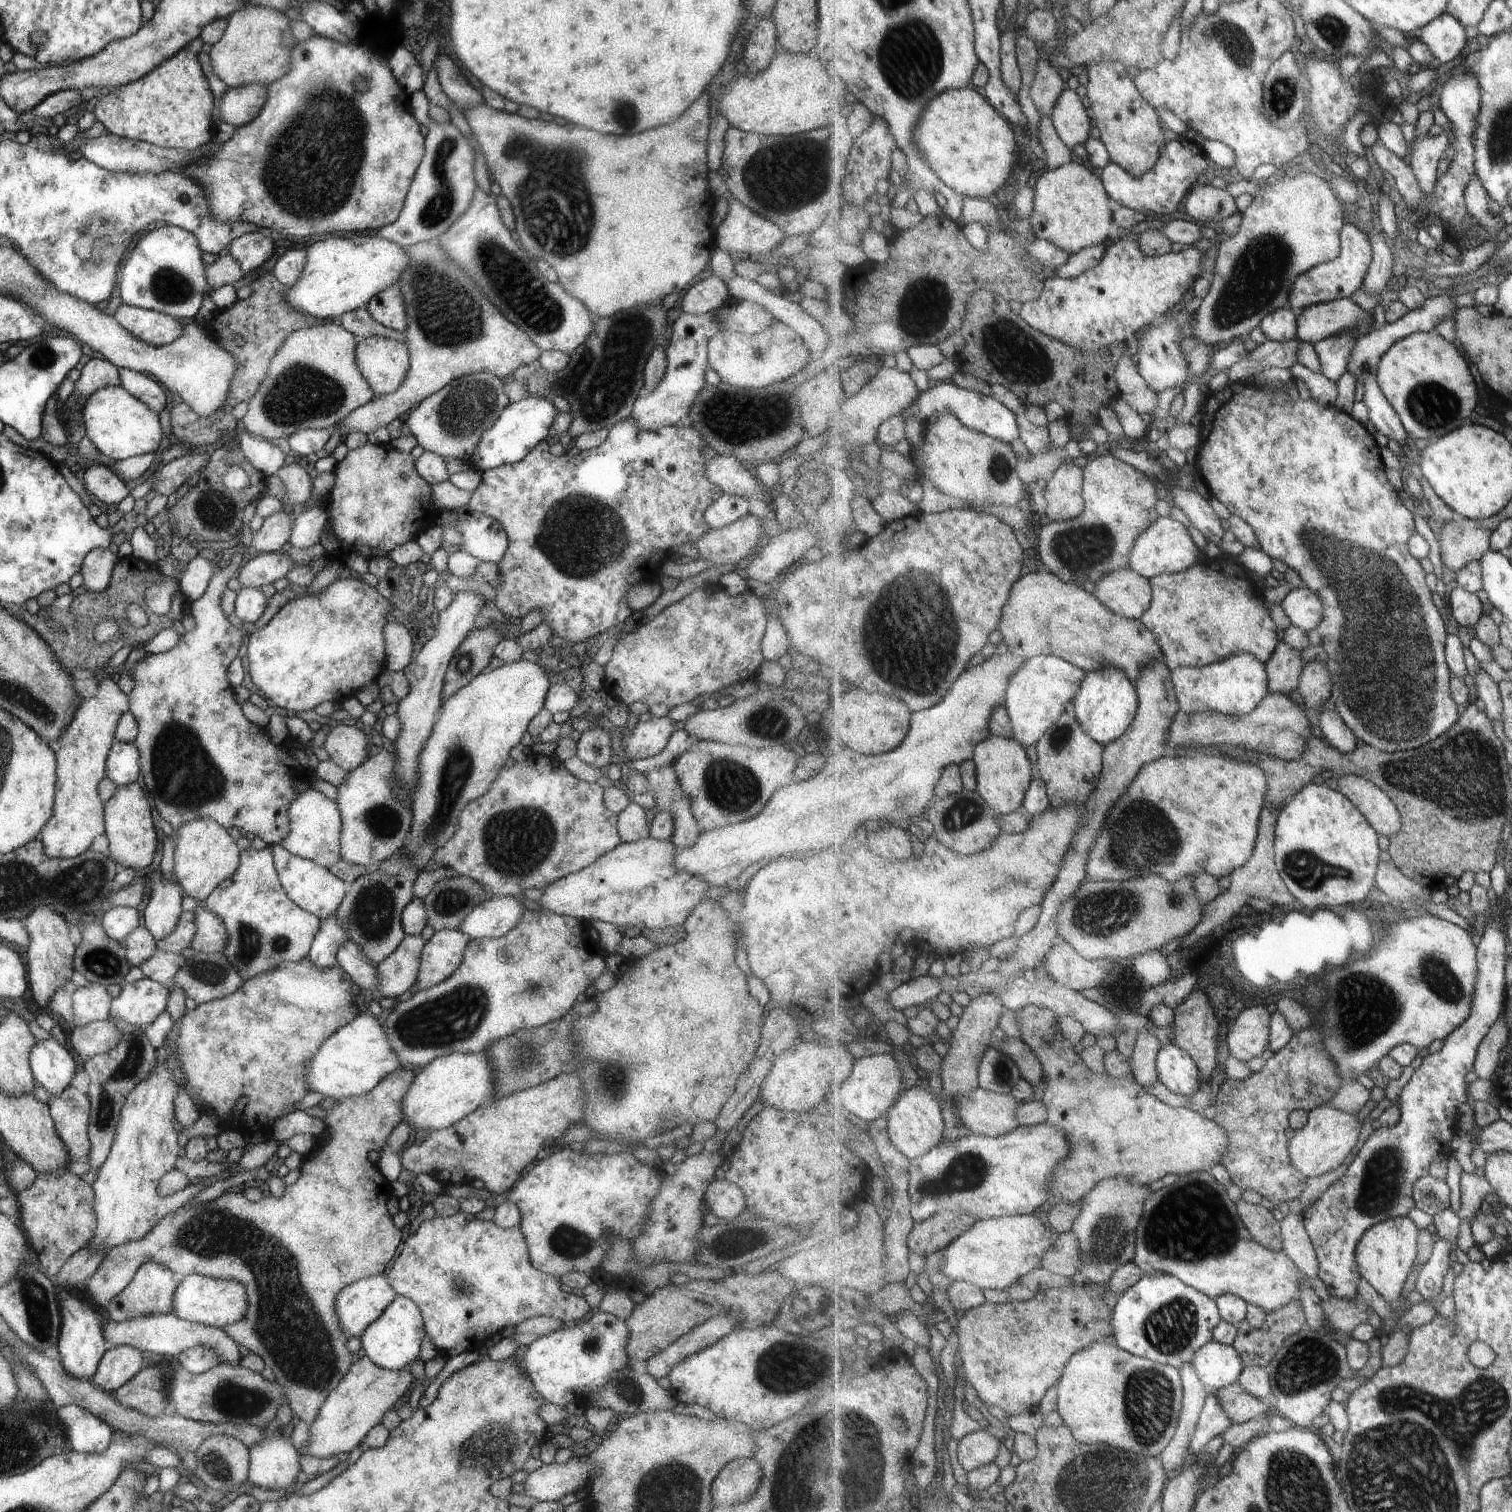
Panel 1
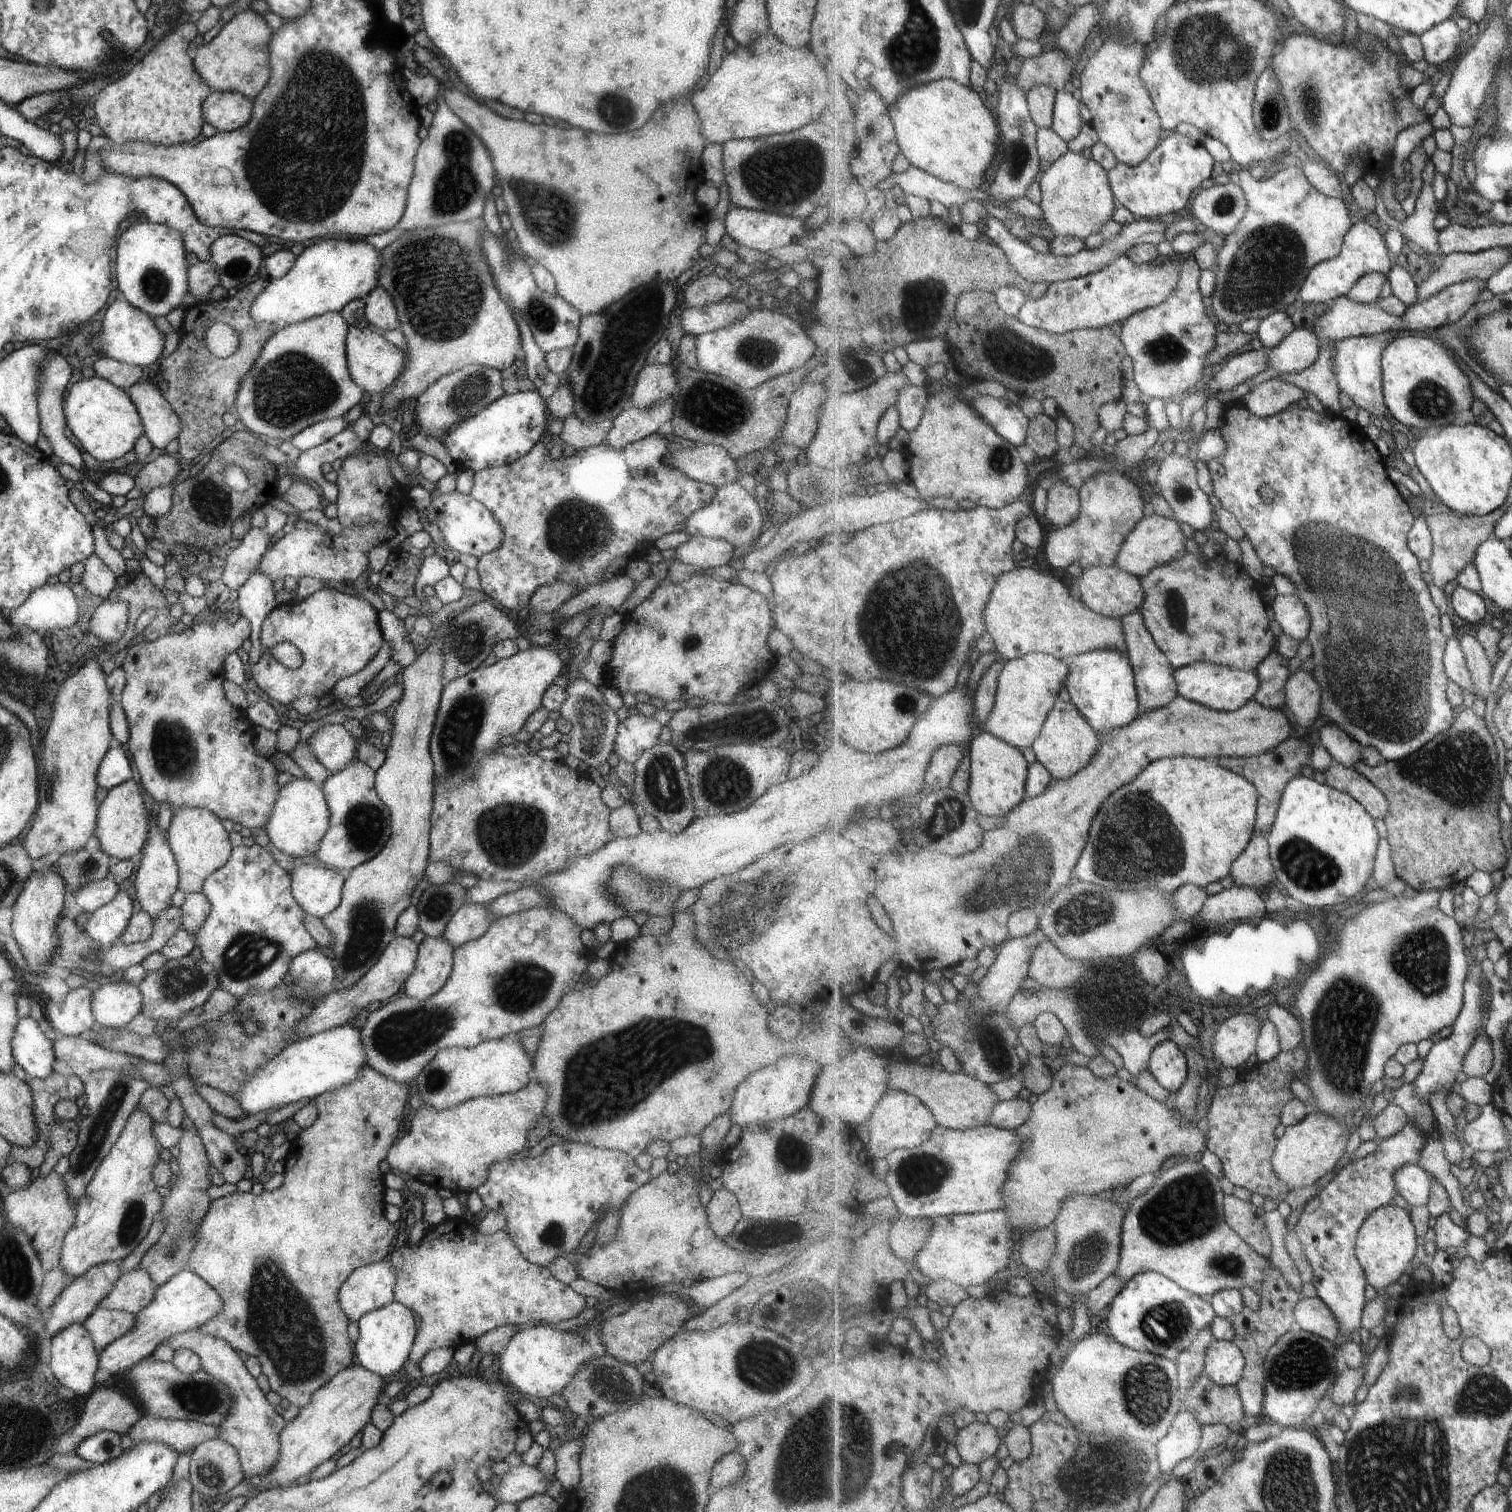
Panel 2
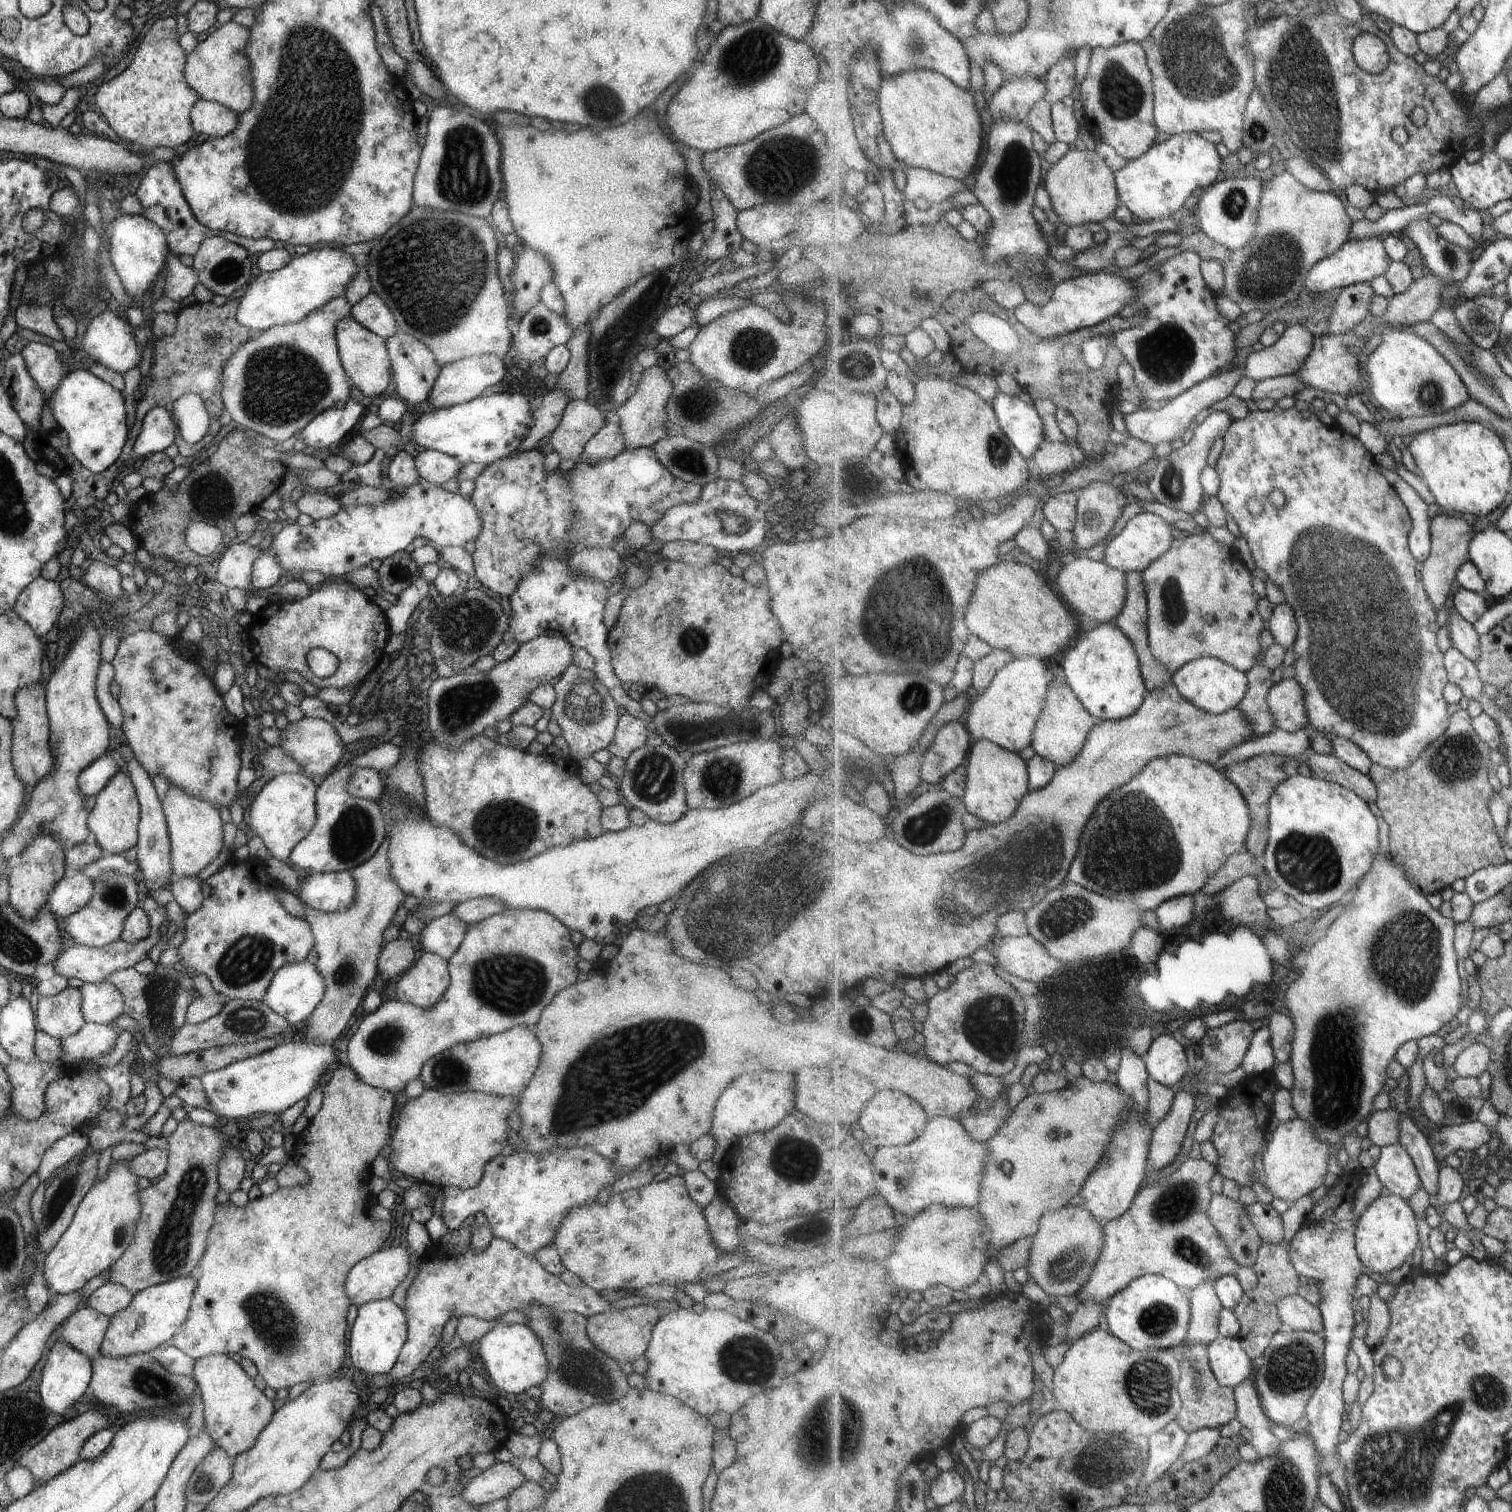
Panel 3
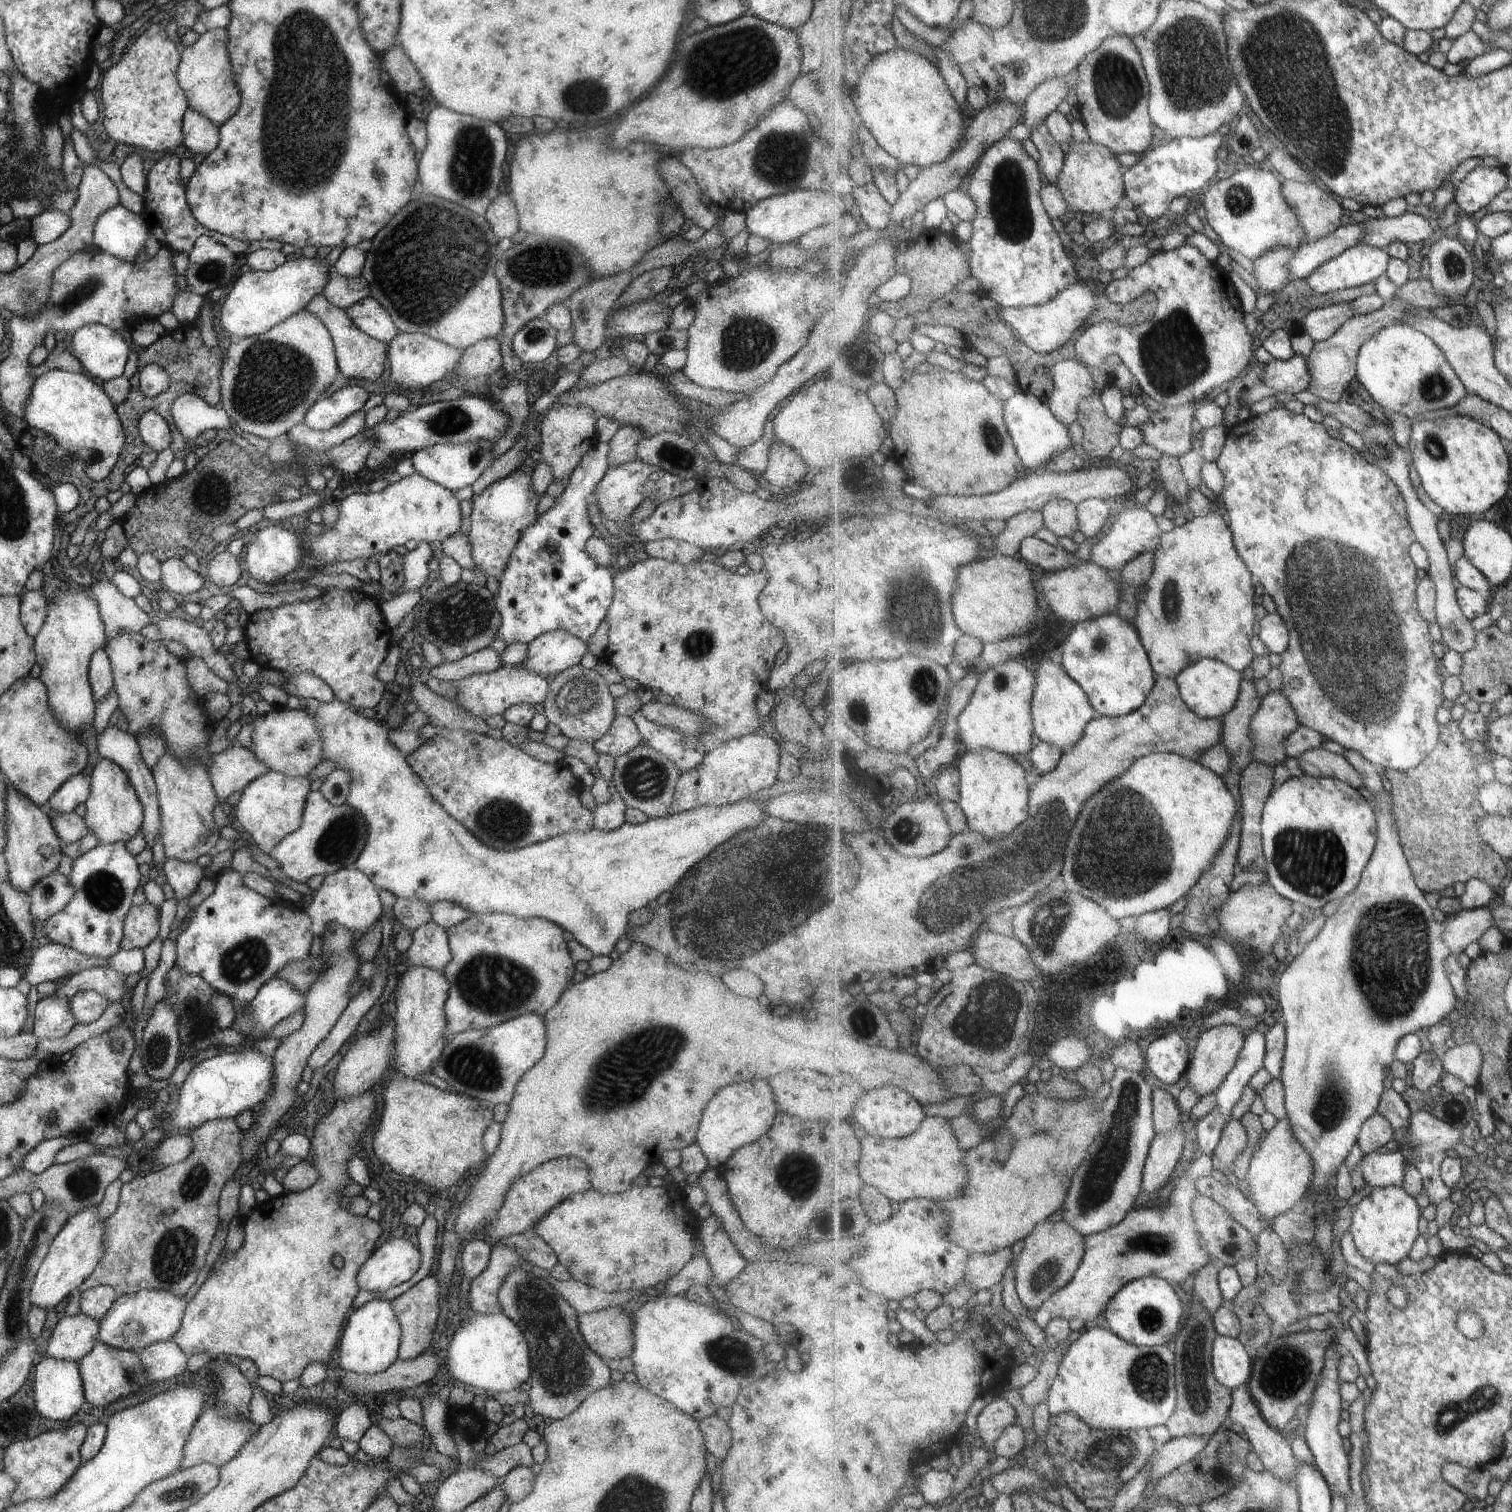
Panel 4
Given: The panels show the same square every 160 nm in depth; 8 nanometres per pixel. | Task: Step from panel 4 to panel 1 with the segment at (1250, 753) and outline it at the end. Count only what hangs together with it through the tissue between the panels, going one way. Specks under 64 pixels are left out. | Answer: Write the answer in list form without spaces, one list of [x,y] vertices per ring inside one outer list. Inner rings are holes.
[[[1281,639],[1276,653],[1266,662],[1270,692],[1287,695],[1299,689],[1304,666],[1301,651]]]

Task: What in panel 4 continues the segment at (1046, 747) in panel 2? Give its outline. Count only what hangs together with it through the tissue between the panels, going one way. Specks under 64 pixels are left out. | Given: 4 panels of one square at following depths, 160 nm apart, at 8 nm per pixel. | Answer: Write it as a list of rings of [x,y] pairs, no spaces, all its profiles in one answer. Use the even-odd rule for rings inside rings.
[[[1045,656],[1040,658],[1035,674],[1036,689],[1032,700],[1034,733],[1039,740],[1066,752],[1081,740],[1089,722],[1101,715],[1093,708],[1083,688],[1065,672],[1065,669],[1059,670],[1049,658]]]

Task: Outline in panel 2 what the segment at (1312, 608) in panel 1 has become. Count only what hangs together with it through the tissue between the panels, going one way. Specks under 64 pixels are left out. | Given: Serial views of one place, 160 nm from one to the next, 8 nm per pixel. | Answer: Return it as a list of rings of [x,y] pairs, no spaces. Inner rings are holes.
[[[1278,594],[1271,601],[1271,611],[1275,614],[1274,618],[1280,625],[1280,628],[1285,631],[1285,634],[1288,634],[1297,642],[1308,640],[1312,628],[1312,618],[1309,610],[1306,609],[1305,603],[1297,595],[1283,596]]]

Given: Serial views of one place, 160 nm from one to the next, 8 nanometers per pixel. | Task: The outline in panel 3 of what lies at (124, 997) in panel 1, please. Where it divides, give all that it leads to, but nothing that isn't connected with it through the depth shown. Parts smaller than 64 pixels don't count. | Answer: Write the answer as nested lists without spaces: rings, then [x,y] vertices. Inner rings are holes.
[[[107,981],[83,983],[80,988],[81,1012],[86,1023],[106,1025],[123,1014],[124,998]]]

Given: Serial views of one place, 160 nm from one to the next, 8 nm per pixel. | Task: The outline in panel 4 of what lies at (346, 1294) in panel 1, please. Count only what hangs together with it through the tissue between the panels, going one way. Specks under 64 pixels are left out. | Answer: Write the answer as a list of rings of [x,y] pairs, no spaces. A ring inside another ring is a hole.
[[[402,1237],[389,1238],[358,1268],[355,1282],[361,1290],[385,1292],[409,1280],[420,1265],[416,1246]]]

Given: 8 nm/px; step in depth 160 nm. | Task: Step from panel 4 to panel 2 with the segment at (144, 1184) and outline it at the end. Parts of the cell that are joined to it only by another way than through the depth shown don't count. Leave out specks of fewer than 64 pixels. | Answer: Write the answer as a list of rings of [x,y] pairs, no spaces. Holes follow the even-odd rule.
[[[182,1130],[181,1138],[178,1138],[176,1146],[179,1149],[176,1161],[180,1167],[179,1173],[176,1175],[180,1181],[174,1187],[169,1187],[171,1189],[170,1194],[162,1198],[162,1205],[157,1218],[158,1220],[165,1218],[167,1226],[165,1226],[157,1242],[144,1252],[137,1266],[145,1270],[157,1287],[165,1284],[176,1272],[186,1268],[188,1254],[194,1245],[194,1230],[201,1222],[202,1216],[207,1212],[211,1202],[206,1193],[207,1184],[210,1182],[207,1176],[207,1167],[210,1162],[200,1136],[196,1136],[189,1130]]]

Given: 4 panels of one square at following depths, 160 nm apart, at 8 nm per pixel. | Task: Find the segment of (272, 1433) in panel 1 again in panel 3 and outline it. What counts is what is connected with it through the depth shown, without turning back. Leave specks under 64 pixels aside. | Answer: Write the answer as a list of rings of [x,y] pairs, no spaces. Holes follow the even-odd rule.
[[[79,1306],[70,1314],[58,1330],[58,1340],[65,1341],[85,1356],[97,1356],[110,1317],[98,1313],[89,1306]],[[223,1353],[202,1356],[195,1360],[196,1386],[201,1390],[204,1428],[230,1459],[249,1450],[262,1428],[269,1424],[275,1408],[265,1394],[253,1385],[253,1379]]]

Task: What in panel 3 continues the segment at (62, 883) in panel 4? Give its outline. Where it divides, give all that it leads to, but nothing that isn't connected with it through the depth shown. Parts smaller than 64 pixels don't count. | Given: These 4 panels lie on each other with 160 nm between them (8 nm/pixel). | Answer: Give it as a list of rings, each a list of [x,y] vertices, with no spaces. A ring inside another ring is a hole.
[[[68,872],[46,894],[47,908],[57,917],[77,912],[91,898],[92,880],[79,872]]]

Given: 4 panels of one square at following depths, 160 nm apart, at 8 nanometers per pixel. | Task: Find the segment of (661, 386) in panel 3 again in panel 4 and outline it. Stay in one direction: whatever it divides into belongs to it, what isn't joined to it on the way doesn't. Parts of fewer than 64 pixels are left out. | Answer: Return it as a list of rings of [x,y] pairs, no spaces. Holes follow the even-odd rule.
[[[620,425],[615,434],[608,440],[608,466],[615,466],[635,459],[636,442],[643,437],[644,434],[637,427]]]

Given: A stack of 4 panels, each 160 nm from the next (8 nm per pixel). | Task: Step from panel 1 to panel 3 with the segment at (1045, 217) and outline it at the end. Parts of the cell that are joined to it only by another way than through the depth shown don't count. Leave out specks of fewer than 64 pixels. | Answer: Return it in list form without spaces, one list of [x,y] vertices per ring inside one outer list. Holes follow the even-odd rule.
[[[1081,145],[1071,147],[1059,161],[1051,165],[1043,183],[1051,195],[1052,210],[1069,227],[1105,222],[1107,218],[1114,217],[1121,205],[1116,172],[1095,148],[1086,149]]]

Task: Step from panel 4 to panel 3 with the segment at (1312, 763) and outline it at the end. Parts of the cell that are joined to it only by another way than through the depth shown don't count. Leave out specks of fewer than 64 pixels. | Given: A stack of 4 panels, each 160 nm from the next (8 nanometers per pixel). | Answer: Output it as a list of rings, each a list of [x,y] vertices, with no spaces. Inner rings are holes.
[[[1311,751],[1305,760],[1315,777],[1340,784],[1355,791],[1365,802],[1376,804],[1378,790],[1374,780],[1343,762],[1337,755],[1322,755]]]

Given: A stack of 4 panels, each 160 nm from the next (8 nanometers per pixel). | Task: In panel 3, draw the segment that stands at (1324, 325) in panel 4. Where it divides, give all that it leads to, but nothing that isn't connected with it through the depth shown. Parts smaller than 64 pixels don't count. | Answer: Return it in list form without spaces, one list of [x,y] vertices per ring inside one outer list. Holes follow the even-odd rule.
[[[1371,282],[1355,283],[1342,289],[1334,313],[1330,317],[1328,332],[1323,332],[1323,336],[1337,336],[1352,331],[1354,326],[1369,316],[1375,295],[1376,290],[1373,290]]]

